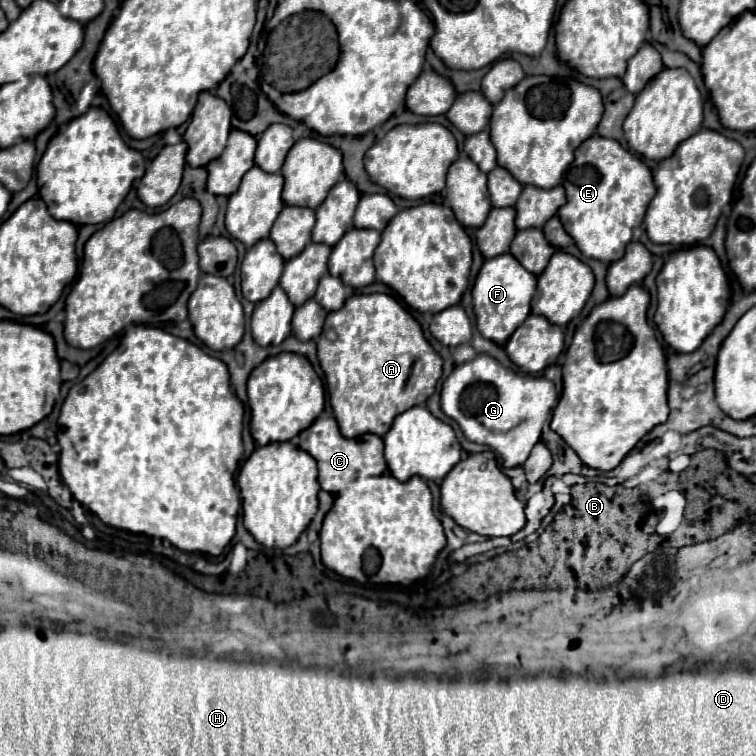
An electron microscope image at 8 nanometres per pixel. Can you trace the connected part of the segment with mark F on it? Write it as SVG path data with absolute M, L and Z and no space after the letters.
M502 254L486 260L472 288L472 304L480 334L496 342L498 346L504 346L514 334L514 330L530 314L530 302L536 292L536 286L537 277L526 272L526 268L522 268L522 264L518 264L518 260L514 260L512 254Z

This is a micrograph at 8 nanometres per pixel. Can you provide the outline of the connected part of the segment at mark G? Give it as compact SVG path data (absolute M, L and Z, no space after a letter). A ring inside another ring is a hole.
M478 354L474 360L456 366L444 380L440 402L444 414L458 422L470 442L490 446L502 458L504 468L516 468L528 460L530 450L540 440L542 426L558 396L554 384L544 376L520 374L504 368L488 354Z

